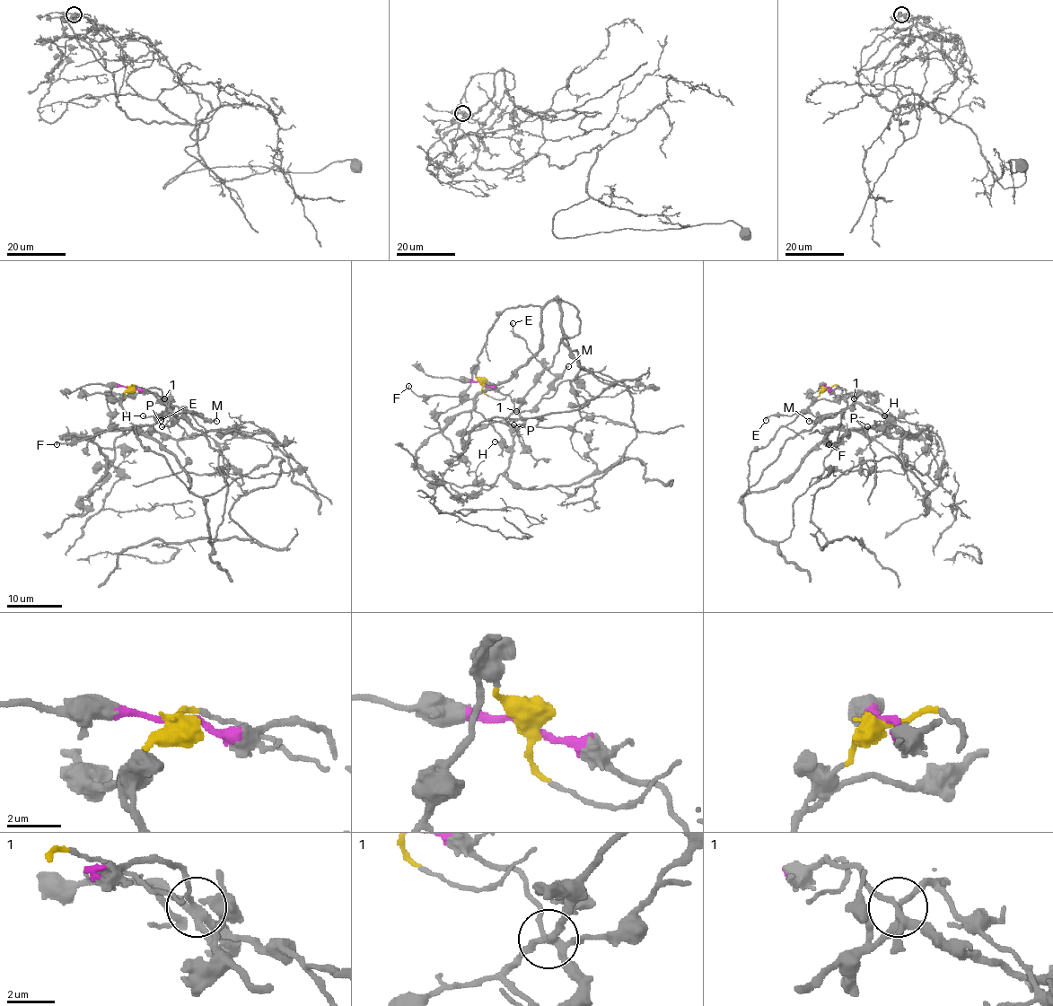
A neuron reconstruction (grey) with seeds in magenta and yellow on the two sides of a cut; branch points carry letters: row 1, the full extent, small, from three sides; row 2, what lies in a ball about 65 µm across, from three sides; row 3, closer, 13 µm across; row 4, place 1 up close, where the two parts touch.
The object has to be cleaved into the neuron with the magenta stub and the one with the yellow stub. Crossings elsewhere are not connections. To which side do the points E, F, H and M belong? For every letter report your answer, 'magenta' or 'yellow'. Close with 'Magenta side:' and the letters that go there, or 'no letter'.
E: magenta
F: yellow
H: magenta
M: magenta
Magenta side: E, H, M

